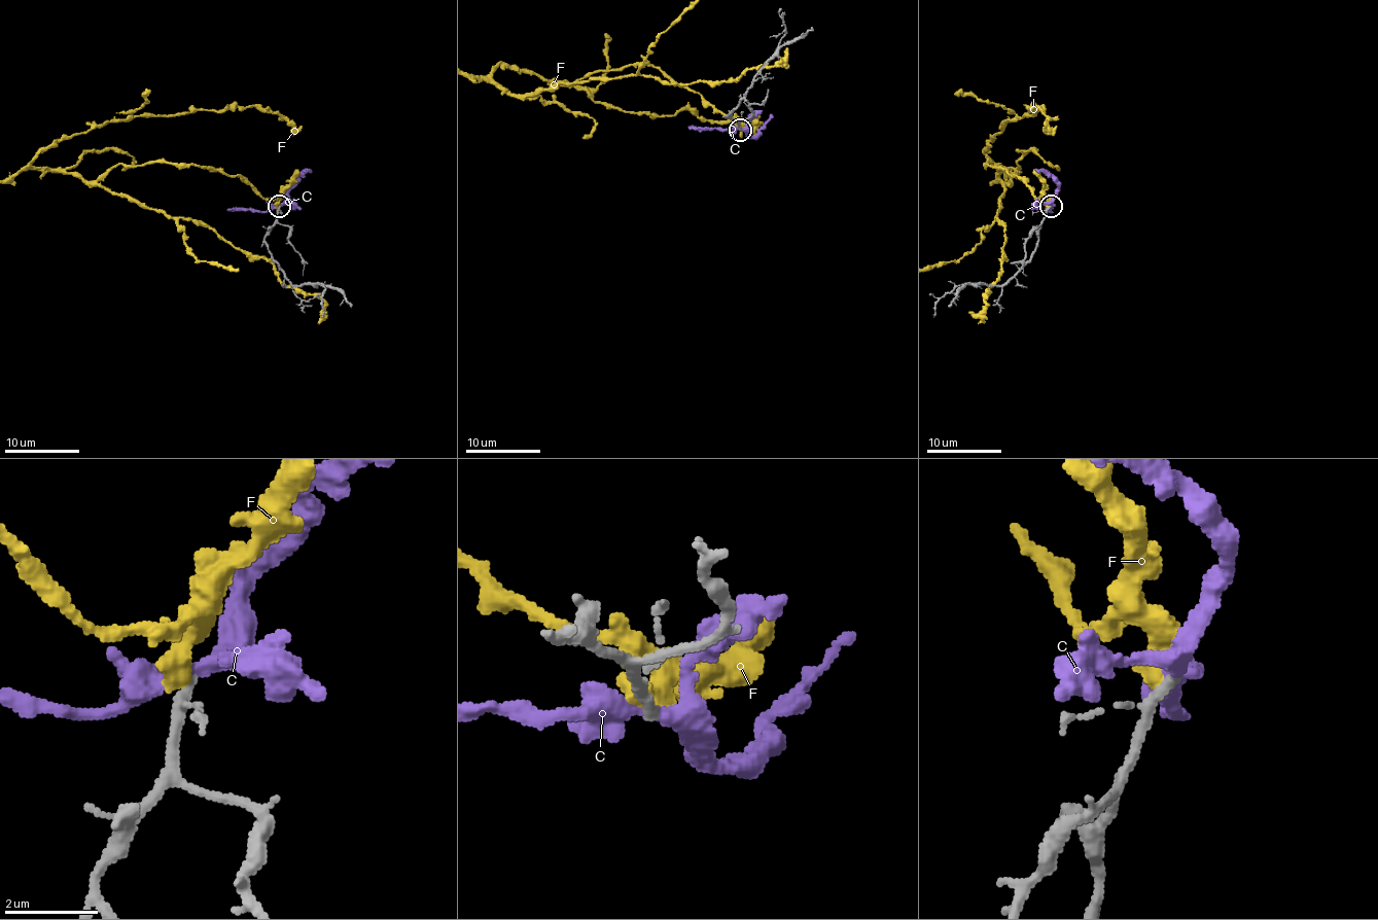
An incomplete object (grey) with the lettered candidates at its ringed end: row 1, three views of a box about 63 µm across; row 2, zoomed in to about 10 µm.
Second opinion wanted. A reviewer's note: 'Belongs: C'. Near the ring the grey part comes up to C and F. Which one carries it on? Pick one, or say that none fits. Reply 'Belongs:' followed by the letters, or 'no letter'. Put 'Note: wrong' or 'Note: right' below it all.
Belongs: no letter
Note: wrong

